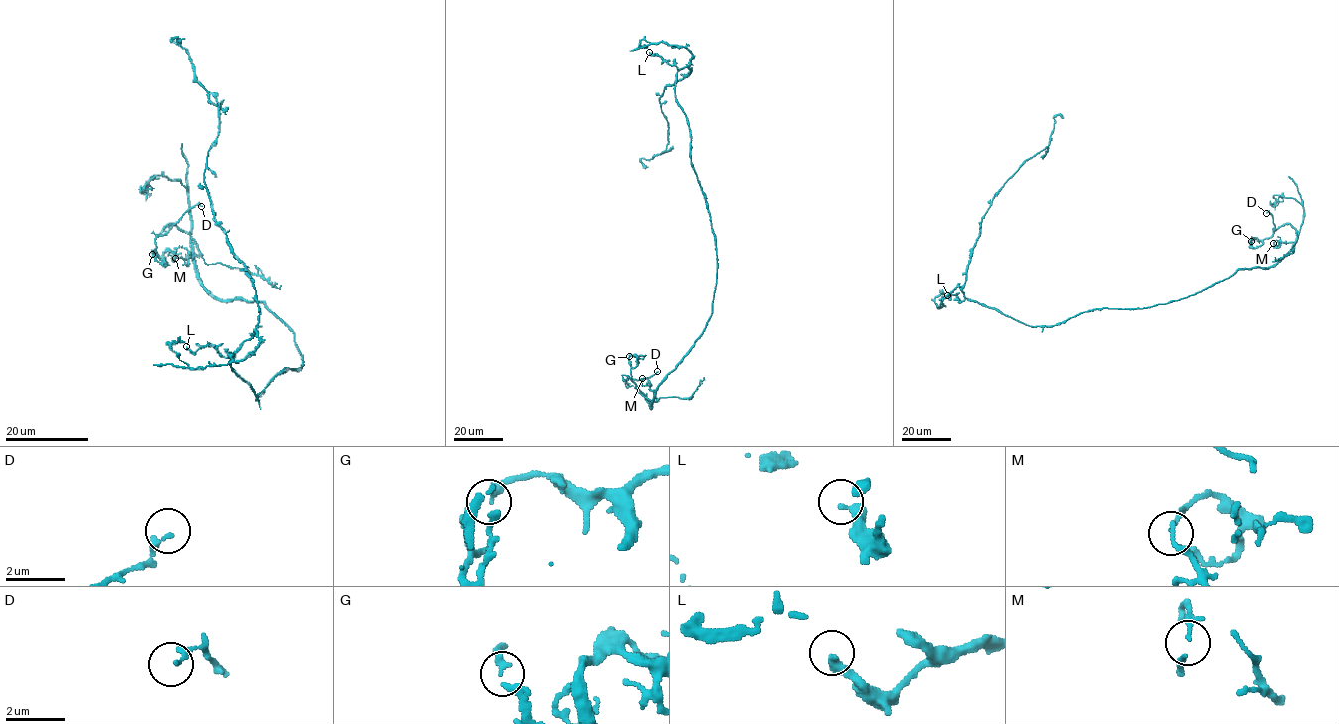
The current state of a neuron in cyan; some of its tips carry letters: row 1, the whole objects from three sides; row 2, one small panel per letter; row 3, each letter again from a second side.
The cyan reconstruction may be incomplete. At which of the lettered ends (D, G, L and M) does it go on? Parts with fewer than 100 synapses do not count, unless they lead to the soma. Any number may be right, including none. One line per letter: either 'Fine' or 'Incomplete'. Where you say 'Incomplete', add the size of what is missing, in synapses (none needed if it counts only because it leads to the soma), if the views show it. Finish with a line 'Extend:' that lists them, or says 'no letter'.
D: Fine
G: Fine
L: Fine
M: Fine
Extend: no letter

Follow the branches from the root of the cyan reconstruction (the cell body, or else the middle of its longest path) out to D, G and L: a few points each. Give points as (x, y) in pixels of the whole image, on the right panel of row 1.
D: (1069, 318), (1166, 304), (1238, 269), (1273, 267), (1298, 231), (1289, 224), (1274, 230), (1266, 213)
G: (1069, 318), (1166, 304), (1238, 269), (1273, 267), (1298, 231), (1286, 224), (1251, 241)
L: (1069, 318), (1054, 325), (1030, 326), (994, 308), (966, 299), (961, 302), (954, 294), (950, 298), (947, 295)

